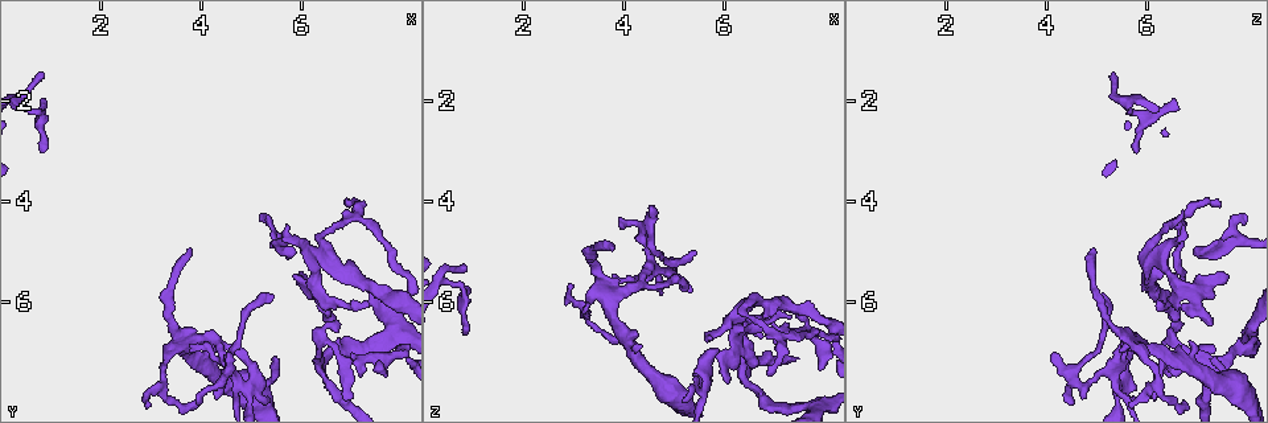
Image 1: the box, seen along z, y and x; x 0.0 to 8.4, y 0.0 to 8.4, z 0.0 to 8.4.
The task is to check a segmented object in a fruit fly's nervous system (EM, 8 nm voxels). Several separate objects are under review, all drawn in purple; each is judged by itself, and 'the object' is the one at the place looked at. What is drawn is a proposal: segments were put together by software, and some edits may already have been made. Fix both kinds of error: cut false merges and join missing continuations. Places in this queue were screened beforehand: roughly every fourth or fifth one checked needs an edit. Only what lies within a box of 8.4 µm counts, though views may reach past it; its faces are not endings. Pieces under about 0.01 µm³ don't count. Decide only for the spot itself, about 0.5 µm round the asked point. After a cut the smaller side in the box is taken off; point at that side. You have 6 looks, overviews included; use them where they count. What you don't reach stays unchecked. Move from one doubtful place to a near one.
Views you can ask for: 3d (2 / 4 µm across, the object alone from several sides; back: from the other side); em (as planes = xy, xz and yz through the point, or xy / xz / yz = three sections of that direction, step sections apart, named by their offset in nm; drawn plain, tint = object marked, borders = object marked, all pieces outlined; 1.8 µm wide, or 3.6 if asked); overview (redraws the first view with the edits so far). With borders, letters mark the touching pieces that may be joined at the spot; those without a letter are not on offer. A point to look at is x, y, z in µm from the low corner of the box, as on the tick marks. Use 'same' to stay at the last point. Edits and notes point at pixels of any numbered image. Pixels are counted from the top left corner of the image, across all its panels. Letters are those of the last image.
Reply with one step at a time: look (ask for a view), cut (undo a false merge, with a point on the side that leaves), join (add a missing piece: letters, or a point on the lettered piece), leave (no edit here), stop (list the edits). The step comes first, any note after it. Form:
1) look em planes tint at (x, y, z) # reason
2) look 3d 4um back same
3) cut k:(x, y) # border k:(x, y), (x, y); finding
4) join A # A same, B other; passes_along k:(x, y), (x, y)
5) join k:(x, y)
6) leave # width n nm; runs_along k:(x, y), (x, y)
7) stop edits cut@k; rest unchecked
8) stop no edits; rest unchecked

look em yz step 8 borders at (6.50, 5.90, 6.60) # abrupt turn

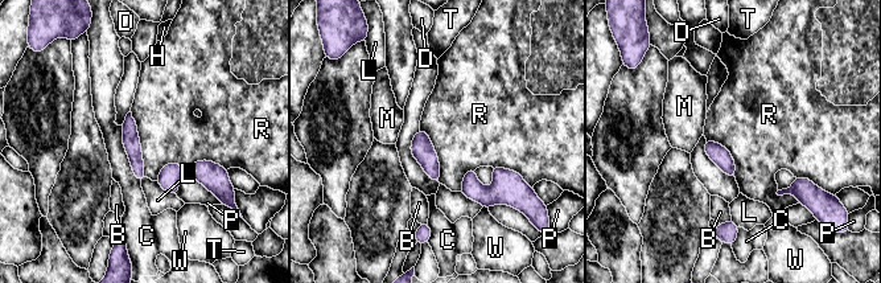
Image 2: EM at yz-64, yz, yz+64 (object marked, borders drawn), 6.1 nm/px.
leave # longest_contact R 420 nm; B other, C other, D other, H other, L other, M other, P other, R other, T other, W other; continuous, no second neuron

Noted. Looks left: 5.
look em yz step 4 tint at (3.80, 6.90, 6.15) # abrupt turn

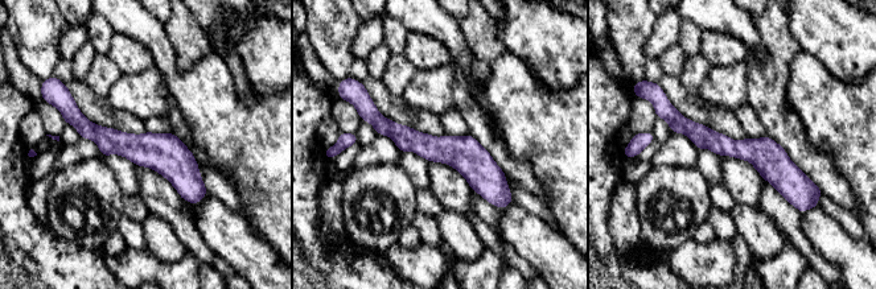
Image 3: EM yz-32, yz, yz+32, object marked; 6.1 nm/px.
look em planes borders same # another direction

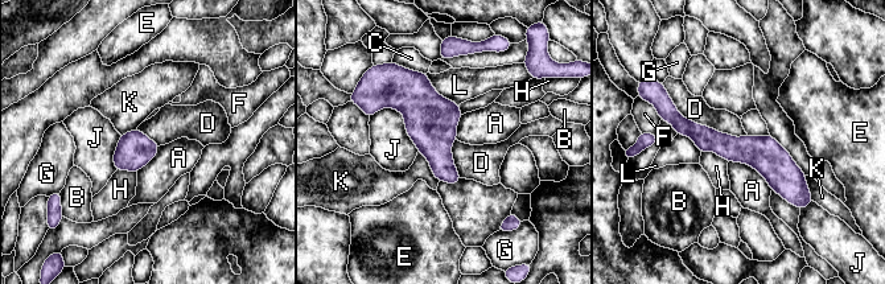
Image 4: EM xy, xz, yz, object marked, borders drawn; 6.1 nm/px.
leave # A other, B other, C other, D other, E other, F other, G other, H other, J other, K other, L other; runs_along 4:(666, 115), (761, 152), (805, 188); continuous, no second neuron

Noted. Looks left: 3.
look 3d 2um at (4.85, 7.60, 7.75) # a fork

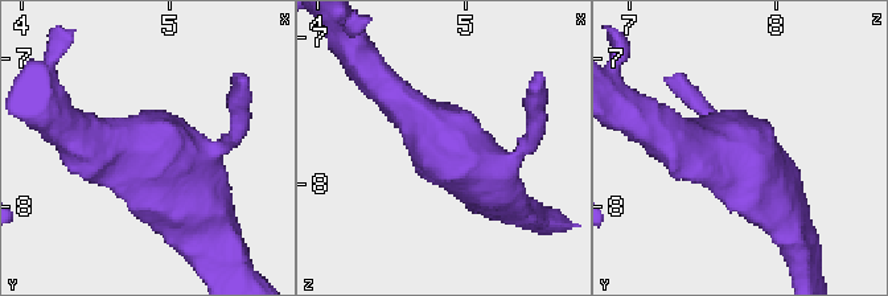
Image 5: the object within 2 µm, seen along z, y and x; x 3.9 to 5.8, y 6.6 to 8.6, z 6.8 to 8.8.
look em planes borders at (4.80, 7.62, 7.70)

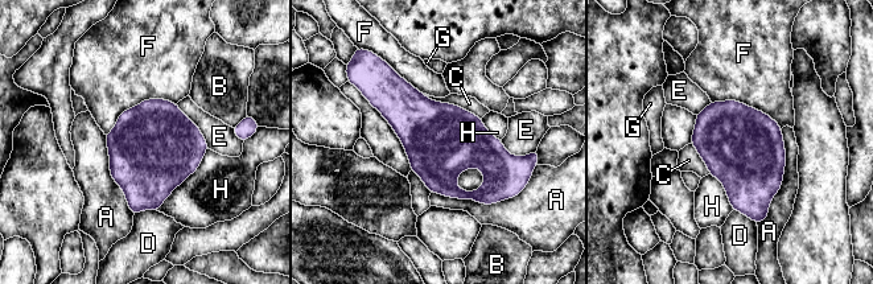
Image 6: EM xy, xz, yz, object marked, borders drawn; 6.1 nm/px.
leave # A other, B other, C other, D other, E other, F other, G other, H other; border 6:(782, 128), (782, 186), (757, 223); all the same neuron

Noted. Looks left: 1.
stop no edits; rest unchecked

